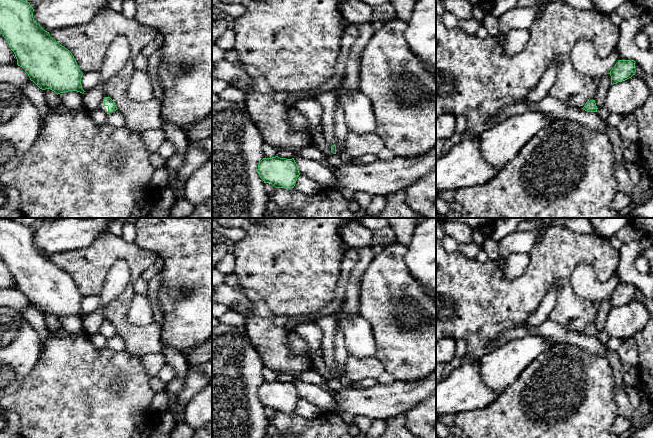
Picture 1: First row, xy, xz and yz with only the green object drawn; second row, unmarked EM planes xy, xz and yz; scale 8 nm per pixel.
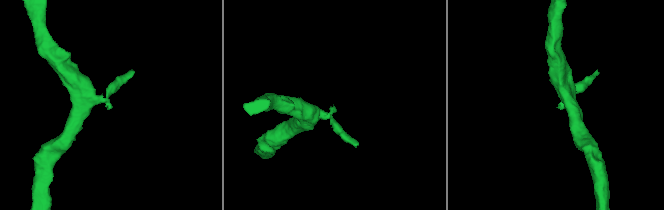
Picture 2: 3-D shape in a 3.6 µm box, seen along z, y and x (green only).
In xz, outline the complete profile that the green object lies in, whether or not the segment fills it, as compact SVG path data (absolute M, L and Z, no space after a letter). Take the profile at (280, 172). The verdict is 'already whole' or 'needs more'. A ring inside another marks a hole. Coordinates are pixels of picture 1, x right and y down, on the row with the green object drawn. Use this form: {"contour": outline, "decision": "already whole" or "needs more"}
{"contour": "M263 158L258 164L258 174L264 183L270 183L275 188L294 188L300 173L294 160L280 158Z", "decision": "already whole"}

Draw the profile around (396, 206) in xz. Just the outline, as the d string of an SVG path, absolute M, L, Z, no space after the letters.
M405 189L384 195L386 206L377 218L426 218L414 212L406 202Z

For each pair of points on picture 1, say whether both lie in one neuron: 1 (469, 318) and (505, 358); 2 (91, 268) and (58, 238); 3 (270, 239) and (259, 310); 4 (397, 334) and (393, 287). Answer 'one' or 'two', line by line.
1: two
2: two
3: two
4: one

